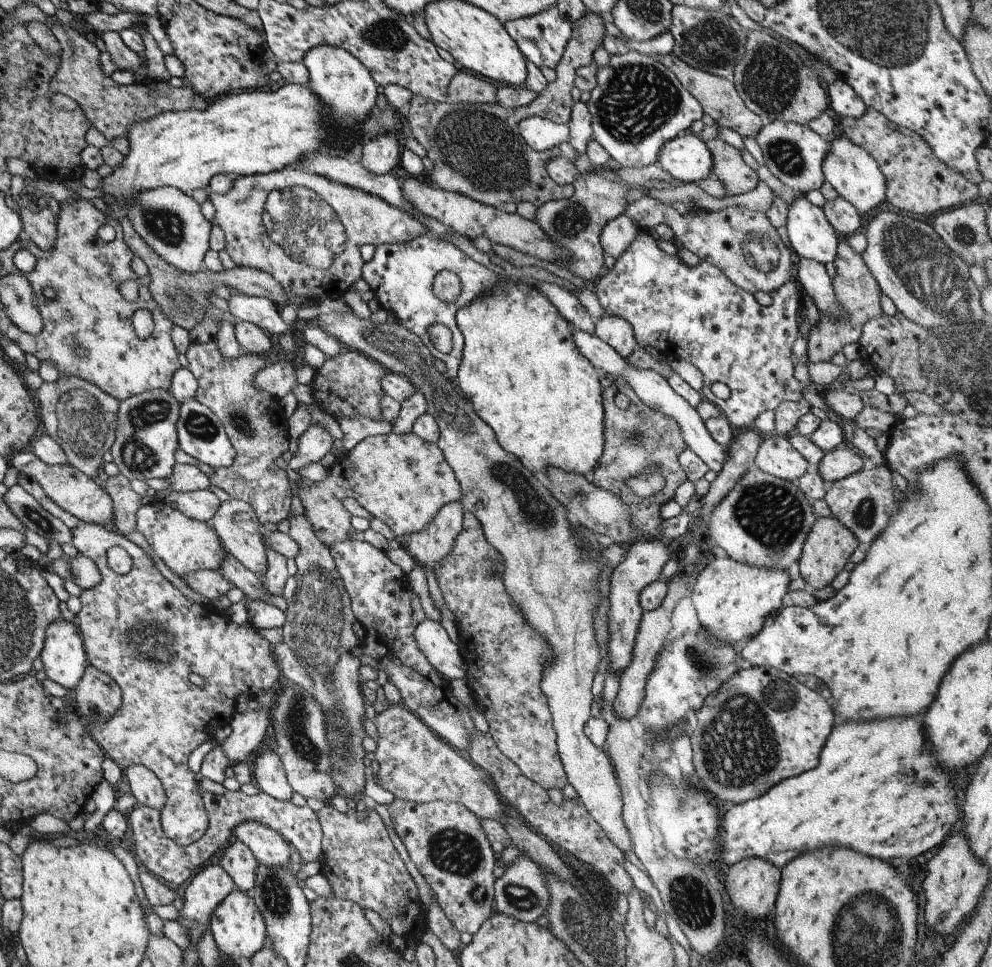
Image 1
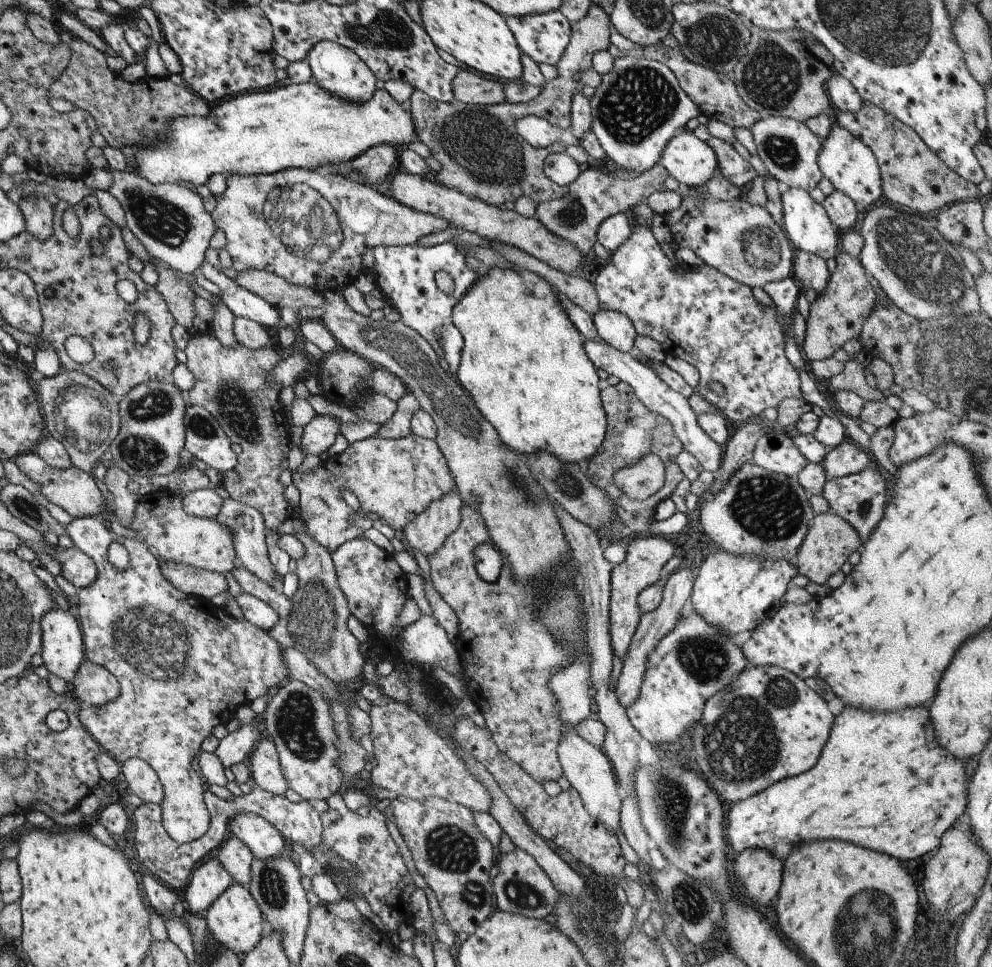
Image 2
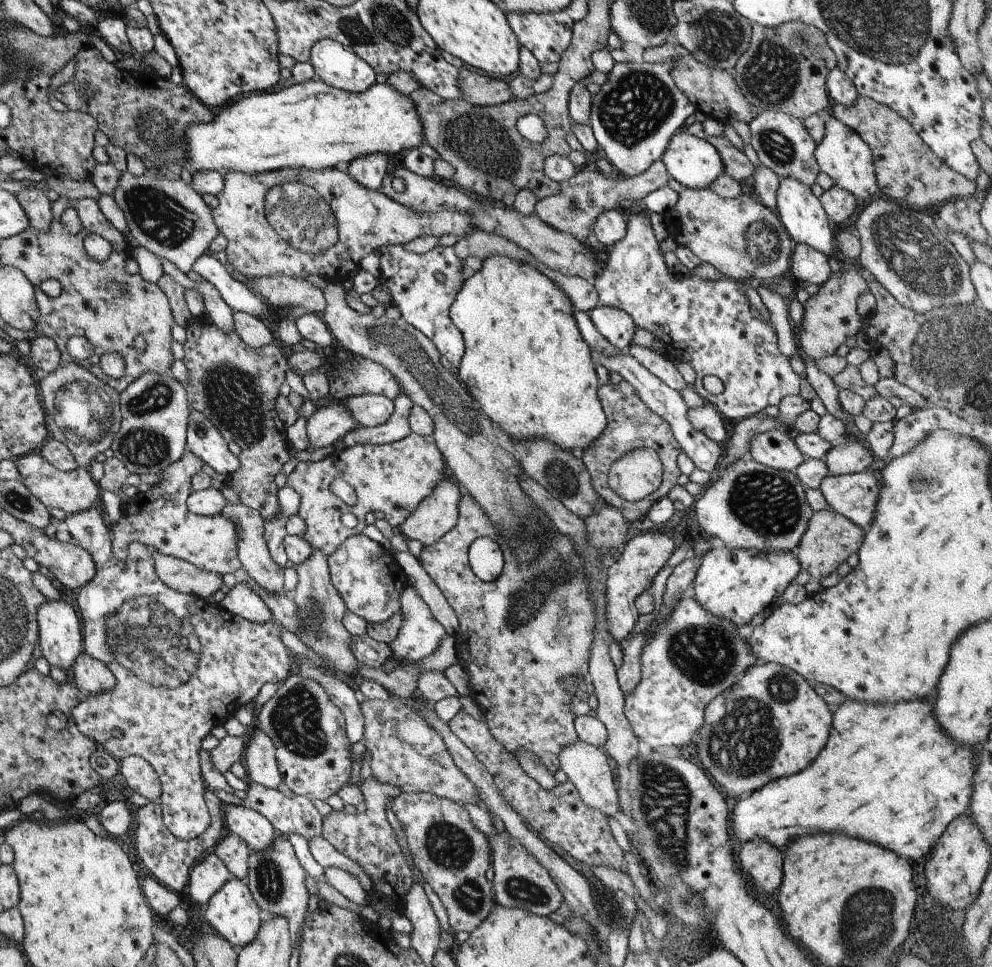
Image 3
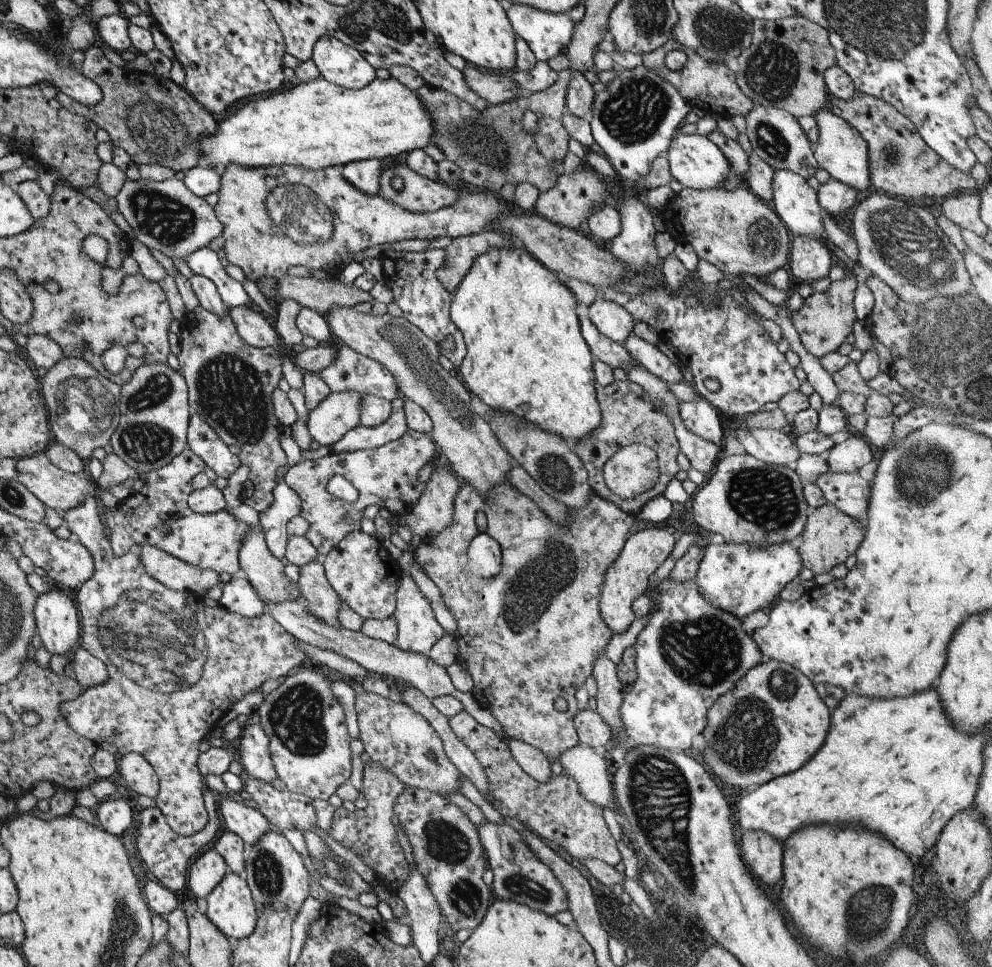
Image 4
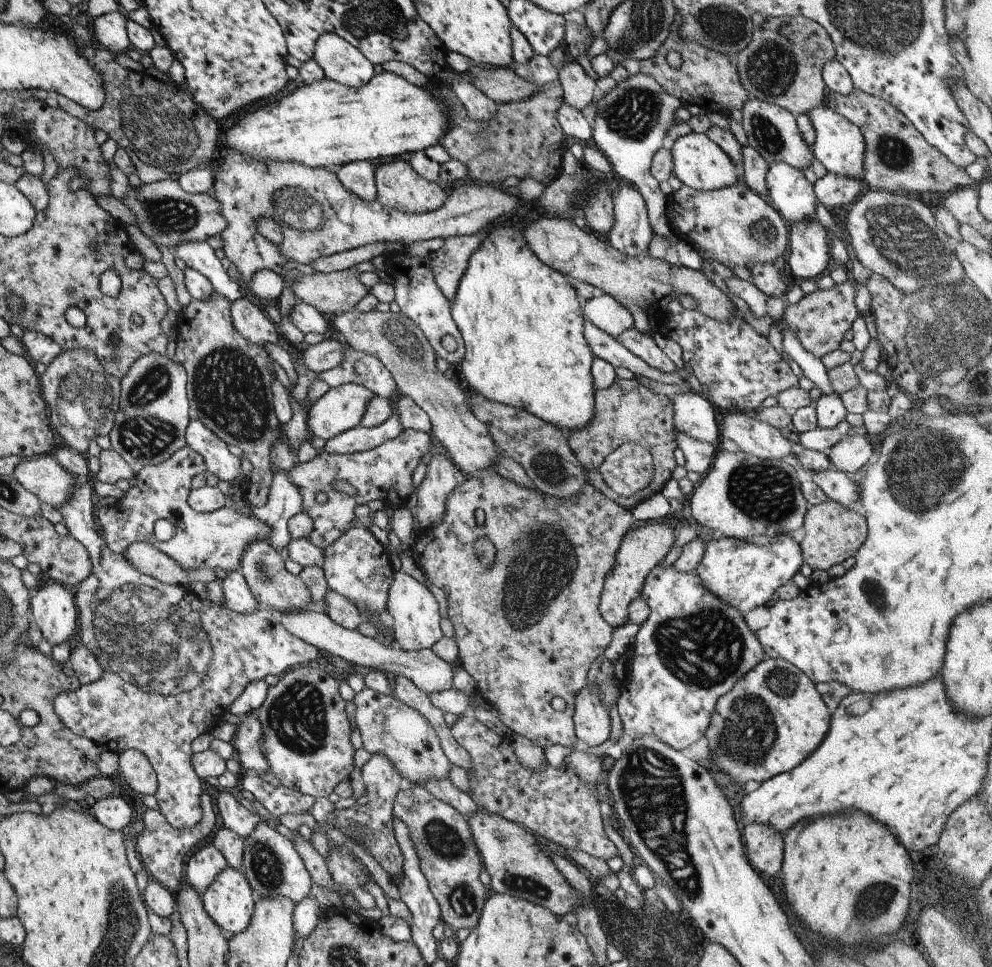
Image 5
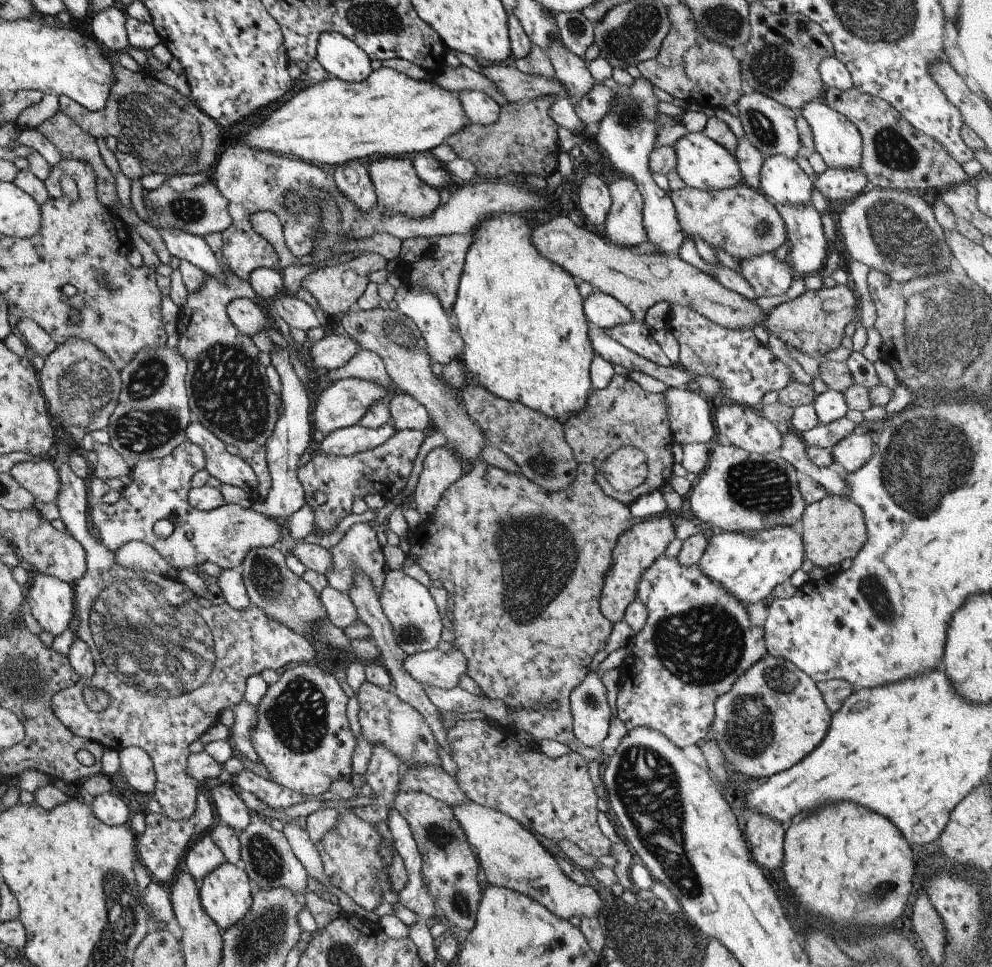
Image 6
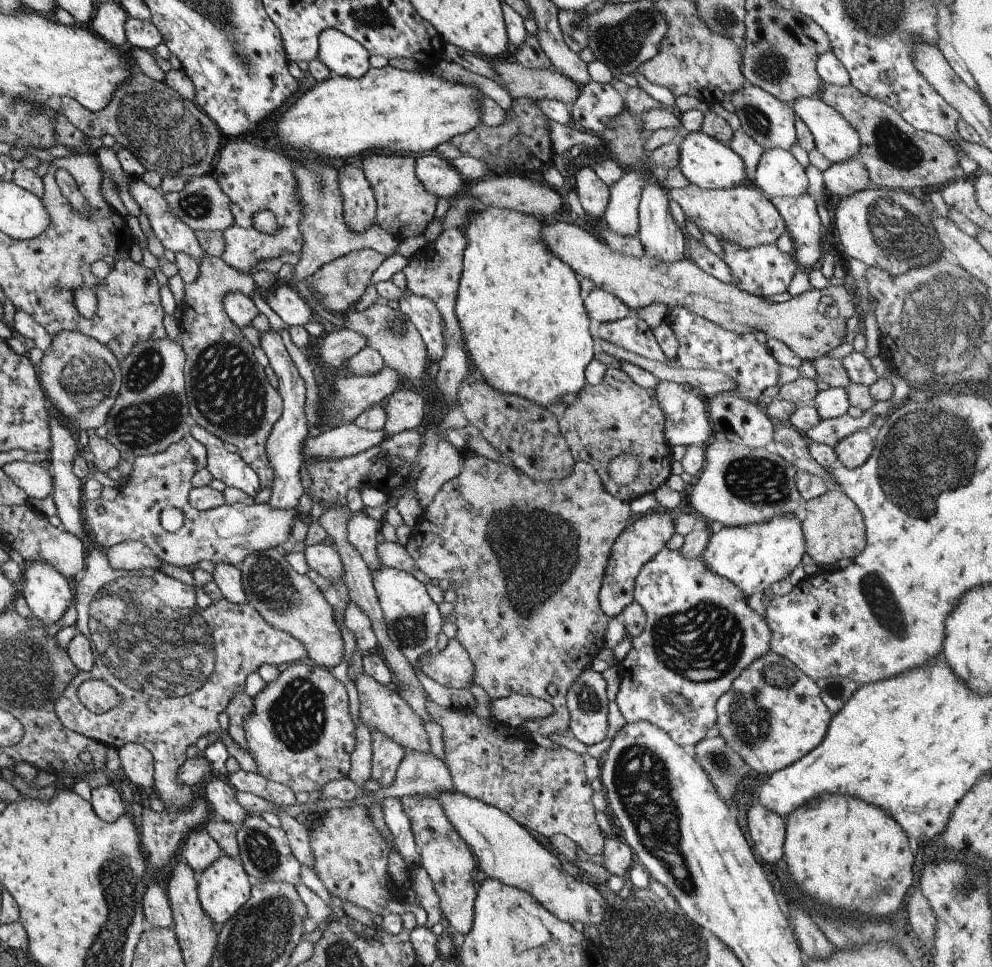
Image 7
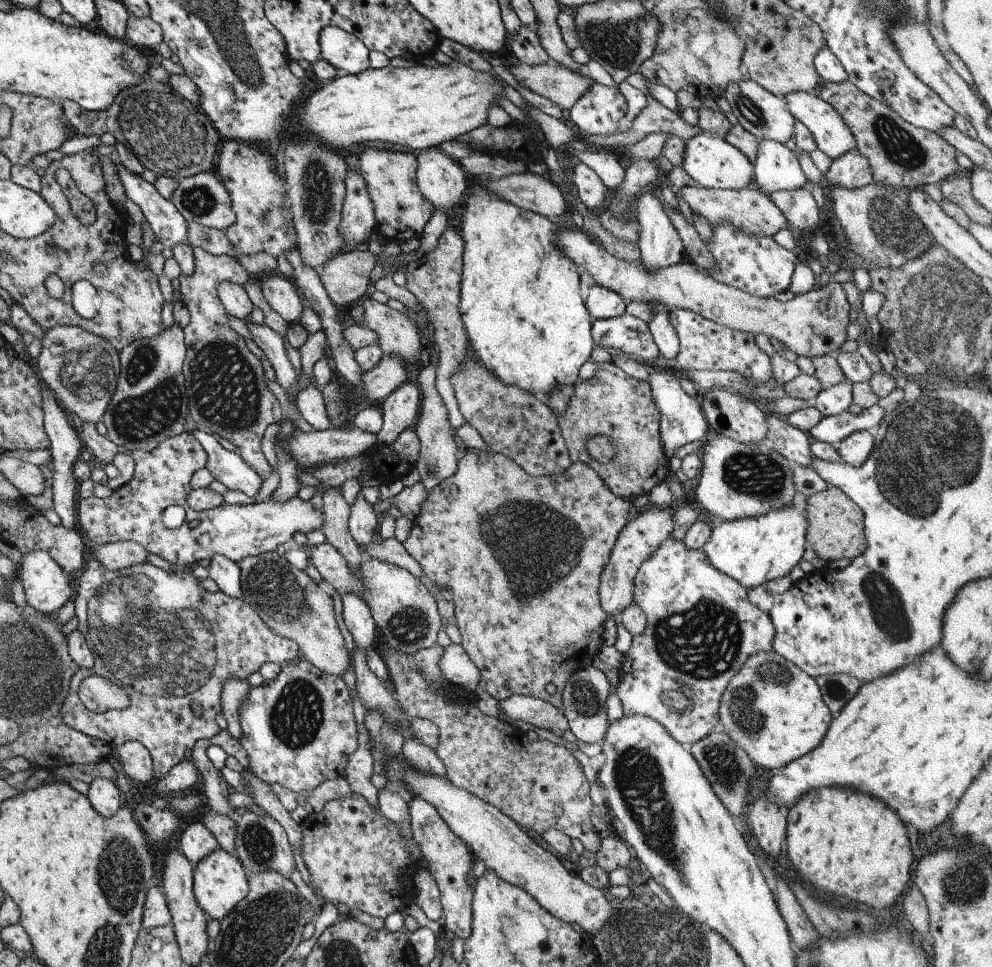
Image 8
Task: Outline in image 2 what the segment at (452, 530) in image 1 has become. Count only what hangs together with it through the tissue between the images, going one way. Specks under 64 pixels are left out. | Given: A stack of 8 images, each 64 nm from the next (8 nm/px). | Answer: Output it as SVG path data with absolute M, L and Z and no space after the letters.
M455 487L441 494L435 502L429 502L429 506L401 530L407 540L407 550L417 550L426 557L439 550L445 538L459 526L461 506L462 500Z

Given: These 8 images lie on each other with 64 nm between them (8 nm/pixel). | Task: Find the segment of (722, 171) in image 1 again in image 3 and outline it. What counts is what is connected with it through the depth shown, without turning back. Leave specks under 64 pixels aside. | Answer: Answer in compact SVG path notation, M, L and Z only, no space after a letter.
M720 136L706 137L707 142L717 150L721 162L723 162L723 173L731 176L733 180L745 180L753 174L753 165L743 151L733 146L728 139Z

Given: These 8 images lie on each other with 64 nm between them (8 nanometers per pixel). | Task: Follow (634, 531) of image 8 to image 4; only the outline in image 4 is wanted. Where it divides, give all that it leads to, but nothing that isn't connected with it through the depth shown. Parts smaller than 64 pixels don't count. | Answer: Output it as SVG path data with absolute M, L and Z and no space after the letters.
M645 528L628 534L621 548L621 552L613 561L613 564L605 571L600 596L598 598L598 609L607 625L614 634L621 634L627 630L627 626L633 622L633 610L631 603L634 598L643 595L650 586L650 577L657 567L669 556L674 540L673 534L669 534L666 528Z

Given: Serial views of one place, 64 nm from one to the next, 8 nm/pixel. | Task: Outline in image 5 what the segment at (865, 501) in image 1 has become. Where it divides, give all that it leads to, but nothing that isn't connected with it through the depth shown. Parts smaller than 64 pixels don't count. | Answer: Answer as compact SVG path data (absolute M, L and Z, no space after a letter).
M819 470L811 472L811 478L829 500L849 508L850 511L860 509L857 503L857 484L844 472Z

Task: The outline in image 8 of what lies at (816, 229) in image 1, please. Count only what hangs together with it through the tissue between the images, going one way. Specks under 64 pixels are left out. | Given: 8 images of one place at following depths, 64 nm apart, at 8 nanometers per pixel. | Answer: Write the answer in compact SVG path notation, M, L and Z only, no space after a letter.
M759 140L752 162L752 185L766 195L775 190L797 190L806 186L795 153L773 140Z

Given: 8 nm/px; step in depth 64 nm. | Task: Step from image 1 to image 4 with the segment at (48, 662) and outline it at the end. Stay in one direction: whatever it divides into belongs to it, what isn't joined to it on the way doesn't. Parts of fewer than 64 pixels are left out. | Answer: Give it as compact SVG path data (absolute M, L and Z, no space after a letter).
M52 586L46 593L37 594L33 616L43 648L51 656L66 654L70 658L80 640L77 611L71 600Z

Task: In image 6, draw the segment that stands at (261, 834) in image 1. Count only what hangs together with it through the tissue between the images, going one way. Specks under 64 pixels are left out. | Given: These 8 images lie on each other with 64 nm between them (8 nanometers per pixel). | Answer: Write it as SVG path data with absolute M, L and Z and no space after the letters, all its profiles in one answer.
M229 783L215 785L210 792L219 823L233 828L236 832L243 830L249 824L251 812L239 799L238 794L233 792Z

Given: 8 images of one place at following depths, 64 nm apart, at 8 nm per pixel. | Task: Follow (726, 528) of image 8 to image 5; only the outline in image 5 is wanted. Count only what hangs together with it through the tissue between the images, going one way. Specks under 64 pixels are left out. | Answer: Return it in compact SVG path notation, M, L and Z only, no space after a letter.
M775 534L769 538L768 546L721 536L704 543L701 560L694 572L699 576L701 584L705 584L705 590L743 614L757 606L768 606L772 603L775 590L791 580L801 564L801 548L790 534Z

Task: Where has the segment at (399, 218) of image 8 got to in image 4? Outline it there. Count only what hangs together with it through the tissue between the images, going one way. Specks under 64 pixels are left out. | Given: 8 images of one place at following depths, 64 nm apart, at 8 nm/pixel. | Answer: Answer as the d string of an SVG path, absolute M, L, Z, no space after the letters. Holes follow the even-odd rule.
M396 164L379 174L379 195L385 202L392 202L412 213L435 212L441 207L451 206L457 200L457 191L448 188L441 180L433 182L427 177L413 172L405 164ZM399 177L402 187L394 190L391 179Z

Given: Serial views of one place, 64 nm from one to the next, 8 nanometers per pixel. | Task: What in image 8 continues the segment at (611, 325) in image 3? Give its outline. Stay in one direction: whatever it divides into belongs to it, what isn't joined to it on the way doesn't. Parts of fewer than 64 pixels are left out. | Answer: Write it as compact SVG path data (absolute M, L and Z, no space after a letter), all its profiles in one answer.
M597 284L591 285L583 295L587 312L593 320L621 316L625 310L625 302L613 290L607 290Z

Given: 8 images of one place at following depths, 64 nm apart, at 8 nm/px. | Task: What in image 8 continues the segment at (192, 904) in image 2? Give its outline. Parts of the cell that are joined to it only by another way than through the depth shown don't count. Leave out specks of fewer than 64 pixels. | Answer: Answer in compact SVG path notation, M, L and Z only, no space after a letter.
M199 821L188 823L176 835L174 845L192 865L201 862L201 858L218 848L213 834Z

